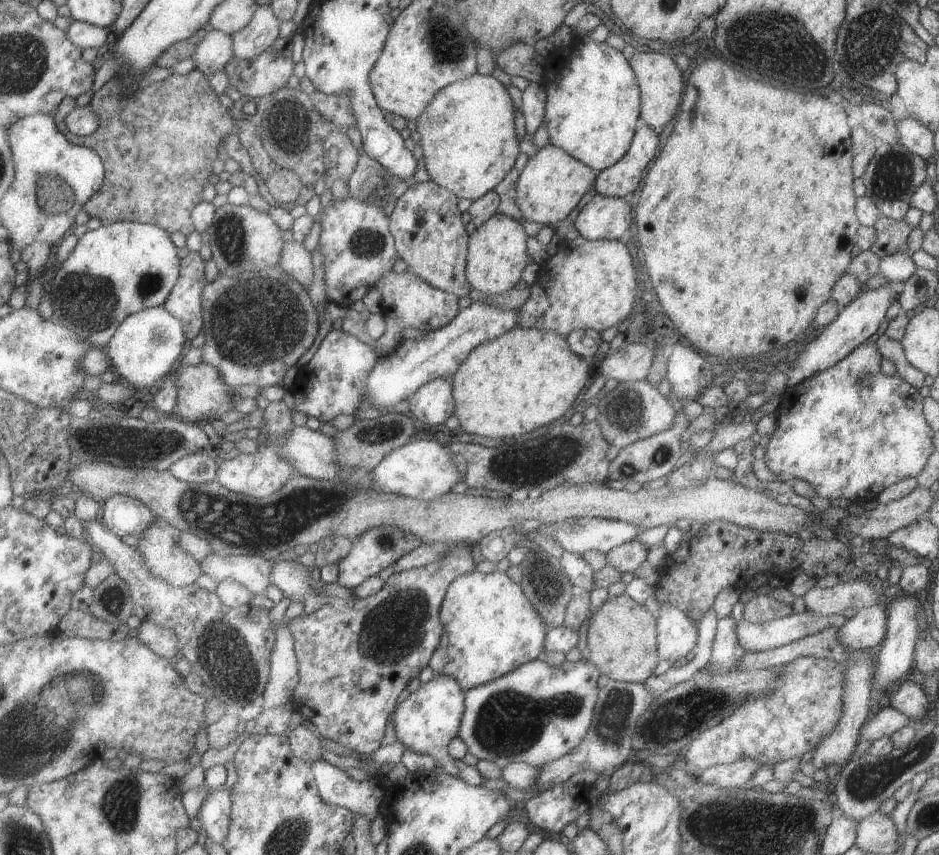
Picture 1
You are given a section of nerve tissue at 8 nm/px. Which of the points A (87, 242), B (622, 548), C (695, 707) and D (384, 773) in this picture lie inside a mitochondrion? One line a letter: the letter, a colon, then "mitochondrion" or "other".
A: other
B: other
C: mitochondrion
D: other

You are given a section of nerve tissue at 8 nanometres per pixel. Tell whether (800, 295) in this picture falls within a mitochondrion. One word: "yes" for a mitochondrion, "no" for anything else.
no

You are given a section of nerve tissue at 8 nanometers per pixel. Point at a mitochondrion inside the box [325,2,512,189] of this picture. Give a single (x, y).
(445, 44)

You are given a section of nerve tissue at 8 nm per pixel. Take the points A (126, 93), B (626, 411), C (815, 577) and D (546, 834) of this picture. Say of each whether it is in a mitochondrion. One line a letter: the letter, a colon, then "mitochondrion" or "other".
A: other
B: mitochondrion
C: other
D: other

